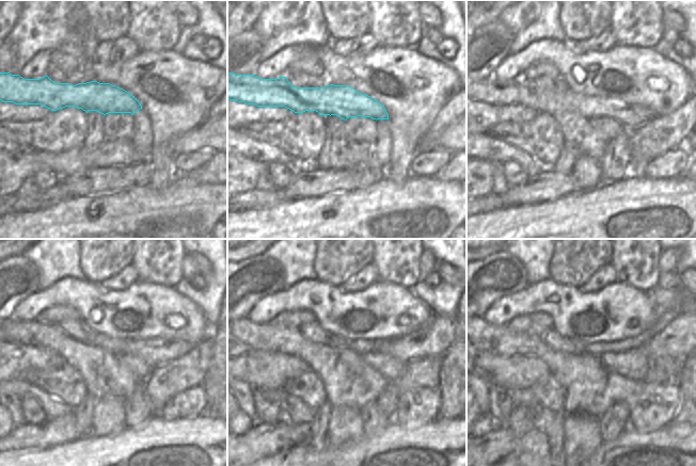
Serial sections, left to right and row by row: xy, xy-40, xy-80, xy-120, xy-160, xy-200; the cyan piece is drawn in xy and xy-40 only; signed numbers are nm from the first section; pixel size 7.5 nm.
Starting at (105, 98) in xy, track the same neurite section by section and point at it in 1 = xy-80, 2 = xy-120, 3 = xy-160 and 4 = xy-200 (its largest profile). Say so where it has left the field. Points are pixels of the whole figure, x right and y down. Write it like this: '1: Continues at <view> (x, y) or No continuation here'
1: Continues at xy-80 (490, 91)
2: Continues at xy-120 (156, 352)
3: Continues at xy-160 (433, 340)
4: Continues at xy-200 (683, 333).

